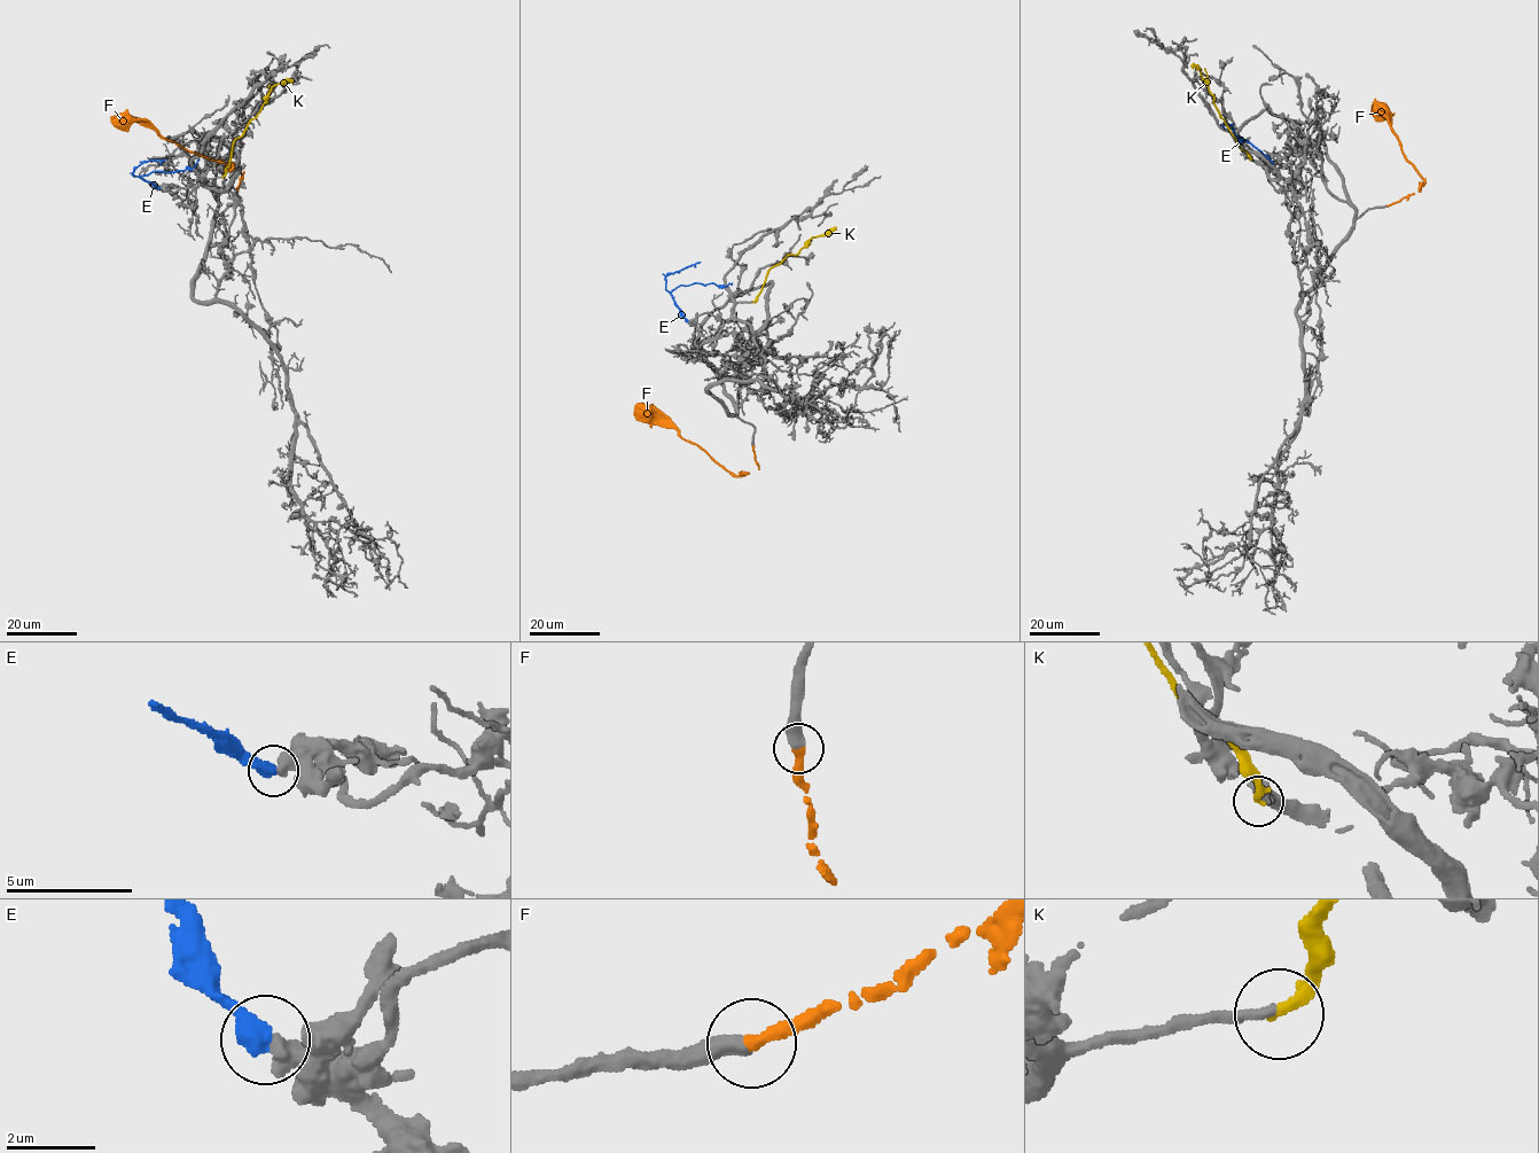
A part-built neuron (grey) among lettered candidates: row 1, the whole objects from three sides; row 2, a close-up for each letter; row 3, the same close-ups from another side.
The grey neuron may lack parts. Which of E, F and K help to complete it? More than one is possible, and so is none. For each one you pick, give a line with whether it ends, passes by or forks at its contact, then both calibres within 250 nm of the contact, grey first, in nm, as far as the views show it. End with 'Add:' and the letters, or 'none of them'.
F: It ends there. Thickness 480 nm (grey) against 340 nm
K: It ends there. Thickness 260 nm (grey) against 280 nm
Add: F, K

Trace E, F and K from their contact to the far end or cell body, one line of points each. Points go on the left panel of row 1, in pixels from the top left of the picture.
E: (159, 188), (140, 177), (153, 171), (192, 169), (198, 160)
F: (237, 191), (243, 171), (176, 145), (135, 122), (116, 124), (110, 121)
K: (223, 177), (229, 165), (233, 141), (257, 115), (271, 88), (293, 82)

